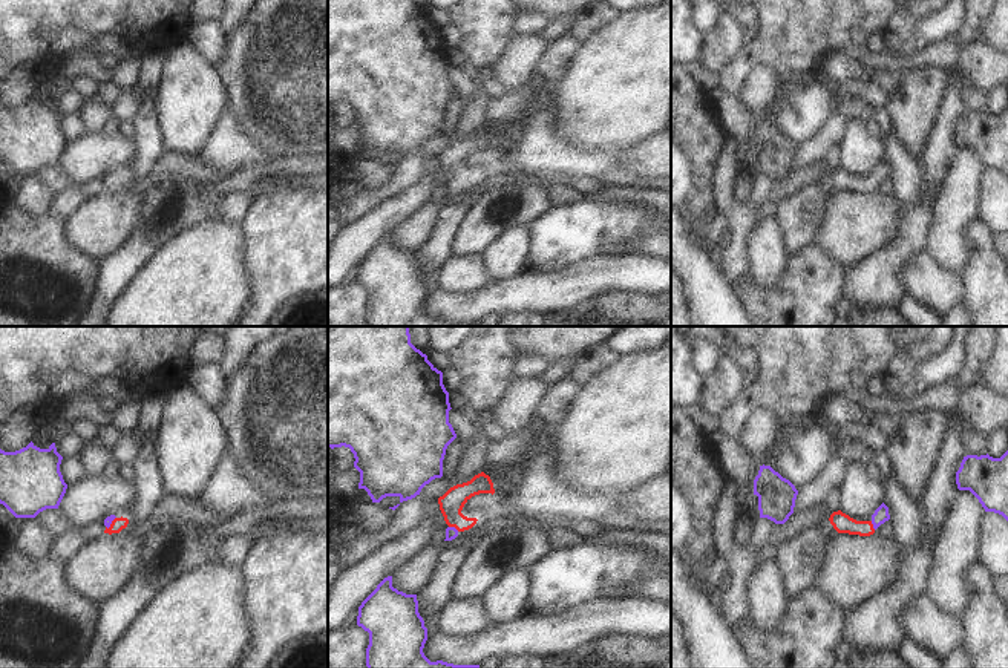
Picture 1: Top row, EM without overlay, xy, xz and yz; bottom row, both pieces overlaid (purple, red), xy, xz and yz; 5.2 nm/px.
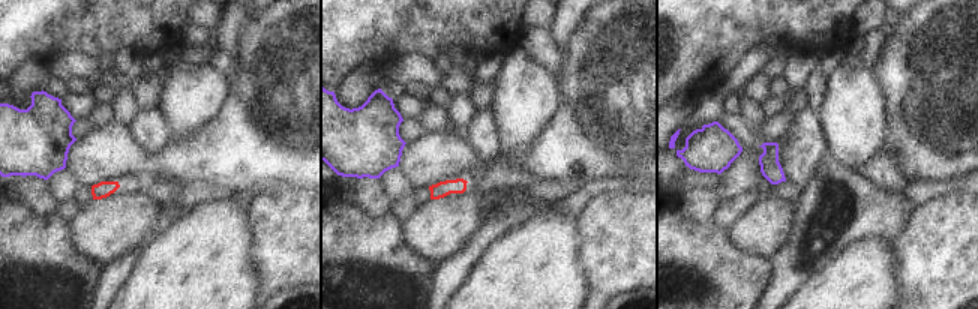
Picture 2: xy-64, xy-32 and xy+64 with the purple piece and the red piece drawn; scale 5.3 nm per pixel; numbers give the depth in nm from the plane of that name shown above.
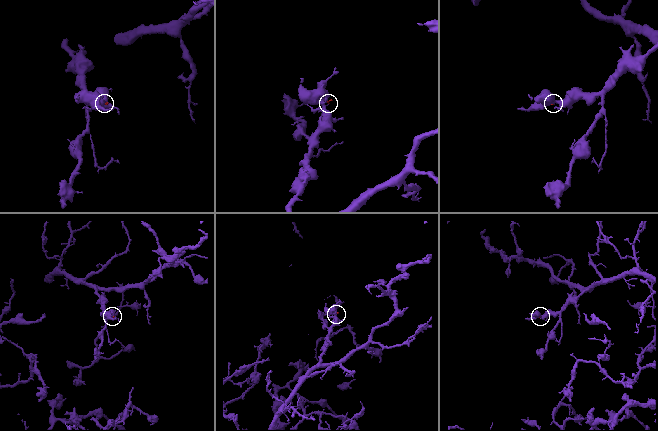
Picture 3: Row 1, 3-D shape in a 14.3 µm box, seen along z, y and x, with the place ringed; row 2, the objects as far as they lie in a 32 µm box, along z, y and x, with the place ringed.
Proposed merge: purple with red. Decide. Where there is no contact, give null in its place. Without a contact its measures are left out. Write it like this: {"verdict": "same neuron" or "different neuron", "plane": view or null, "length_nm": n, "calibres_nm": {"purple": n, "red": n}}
{"verdict": "same neuron", "plane": "xz", "length_nm": 60, "calibres_nm": {"purple": 60, "red": 130}}

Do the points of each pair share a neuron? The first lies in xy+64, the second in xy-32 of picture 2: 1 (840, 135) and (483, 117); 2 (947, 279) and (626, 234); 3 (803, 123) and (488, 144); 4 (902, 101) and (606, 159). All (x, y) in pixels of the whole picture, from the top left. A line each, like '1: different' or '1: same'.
1: different
2: same
3: same
4: different

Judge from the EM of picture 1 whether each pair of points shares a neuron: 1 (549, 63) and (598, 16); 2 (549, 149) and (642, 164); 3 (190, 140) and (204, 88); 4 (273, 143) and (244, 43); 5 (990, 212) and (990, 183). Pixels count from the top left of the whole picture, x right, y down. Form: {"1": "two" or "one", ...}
{"1": "one", "2": "one", "3": "one", "4": "one", "5": "one"}

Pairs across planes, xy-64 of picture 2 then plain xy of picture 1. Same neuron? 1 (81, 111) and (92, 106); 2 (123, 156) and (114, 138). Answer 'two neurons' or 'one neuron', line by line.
1: two neurons
2: one neuron

